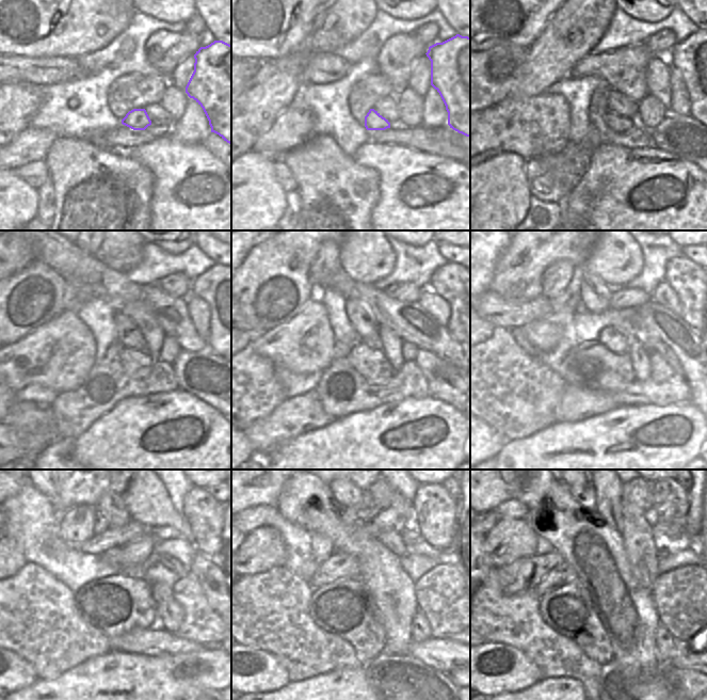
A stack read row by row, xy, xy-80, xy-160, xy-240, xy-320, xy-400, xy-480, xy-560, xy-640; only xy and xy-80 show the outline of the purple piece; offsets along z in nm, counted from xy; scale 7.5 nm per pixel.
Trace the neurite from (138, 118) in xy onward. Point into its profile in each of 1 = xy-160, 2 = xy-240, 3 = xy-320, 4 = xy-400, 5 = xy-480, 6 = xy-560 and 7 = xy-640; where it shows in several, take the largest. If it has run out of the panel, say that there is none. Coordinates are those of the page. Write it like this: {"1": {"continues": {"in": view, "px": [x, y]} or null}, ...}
{"1": {"continues": {"in": "xy-160", "px": [614, 122]}}, "2": {"continues": {"in": "xy-240", "px": [137, 364]}}, "3": {"continues": {"in": "xy-320", "px": [371, 364]}}, "4": {"continues": {"in": "xy-400", "px": [591, 365]}}, "5": {"continues": {"in": "xy-480", "px": [112, 605]}}, "6": {"continues": {"in": "xy-560", "px": [342, 607]}}, "7": {"continues": {"in": "xy-640", "px": [569, 610]}}}

